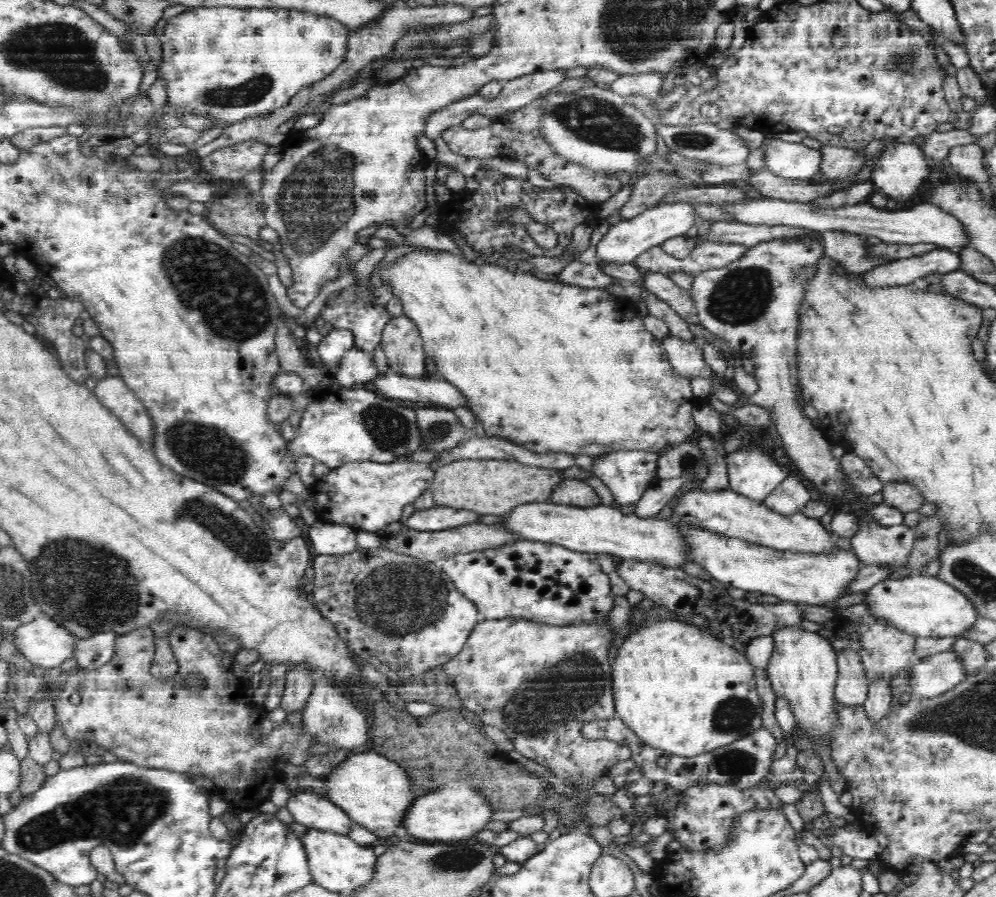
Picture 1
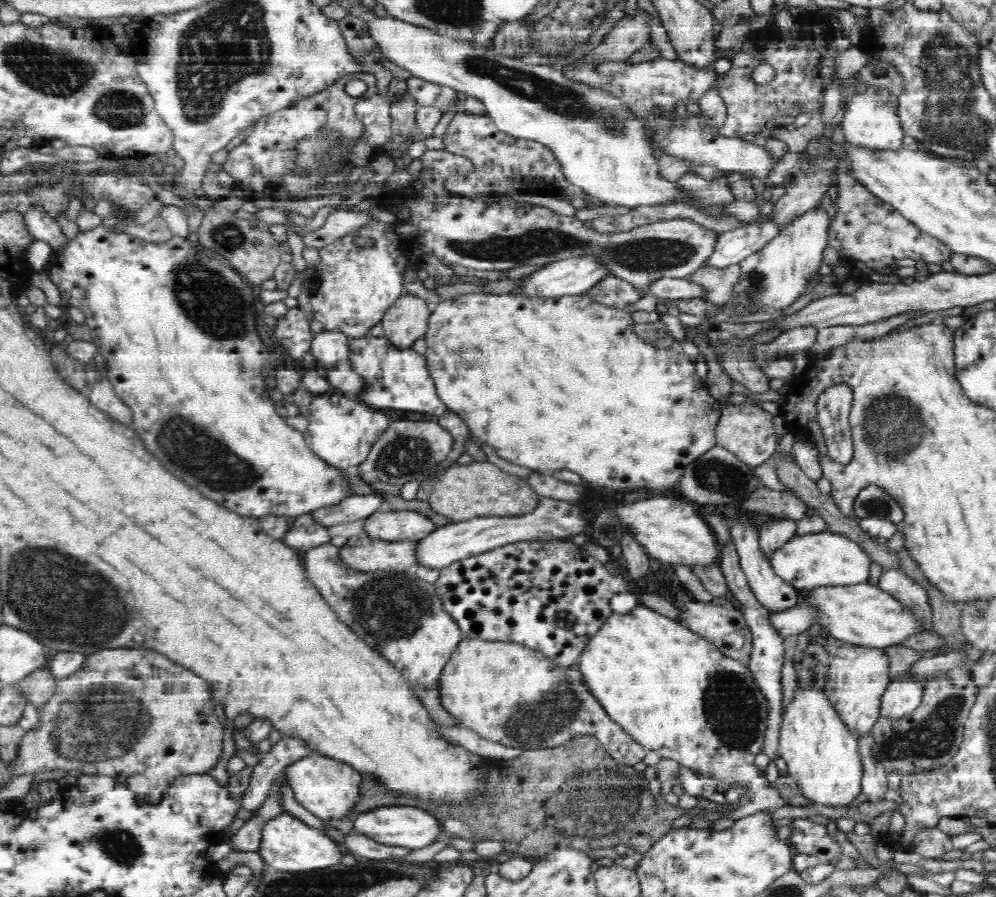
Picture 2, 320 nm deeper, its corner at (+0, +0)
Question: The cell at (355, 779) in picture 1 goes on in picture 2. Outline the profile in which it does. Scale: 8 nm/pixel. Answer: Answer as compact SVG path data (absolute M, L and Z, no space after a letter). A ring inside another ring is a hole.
M318 752L294 762L285 770L289 786L296 801L322 821L358 818L358 806L363 801L362 780L364 771L356 770L351 763L340 758L330 758Z

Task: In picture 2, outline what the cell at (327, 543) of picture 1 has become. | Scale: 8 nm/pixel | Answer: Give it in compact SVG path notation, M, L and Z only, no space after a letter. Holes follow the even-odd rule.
M310 510L292 519L290 532L283 541L296 550L302 549L306 552L332 544L329 528L326 524L320 523L320 519L316 519L313 510Z

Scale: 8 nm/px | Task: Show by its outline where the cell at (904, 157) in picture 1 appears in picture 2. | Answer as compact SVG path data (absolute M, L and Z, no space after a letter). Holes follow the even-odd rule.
M870 92L868 95L859 93L852 102L851 109L842 118L840 125L846 144L852 145L854 149L864 149L864 152L868 153L900 153L906 149L906 134L897 114L887 106L885 94L874 97L870 96Z

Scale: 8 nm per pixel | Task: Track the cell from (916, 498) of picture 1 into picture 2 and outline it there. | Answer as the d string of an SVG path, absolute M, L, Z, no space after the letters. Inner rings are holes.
M878 484L866 485L858 493L854 508L859 518L872 515L894 523L900 523L905 518L900 504Z

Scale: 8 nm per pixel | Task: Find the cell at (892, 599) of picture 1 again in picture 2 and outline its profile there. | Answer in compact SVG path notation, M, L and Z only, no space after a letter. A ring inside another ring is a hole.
M867 581L807 590L801 592L801 596L816 599L817 622L823 623L830 630L831 636L864 646L885 648L903 644L910 637L924 632L931 622L931 615L926 615L916 607L908 607L908 604L904 604L903 600L896 598L891 592Z

